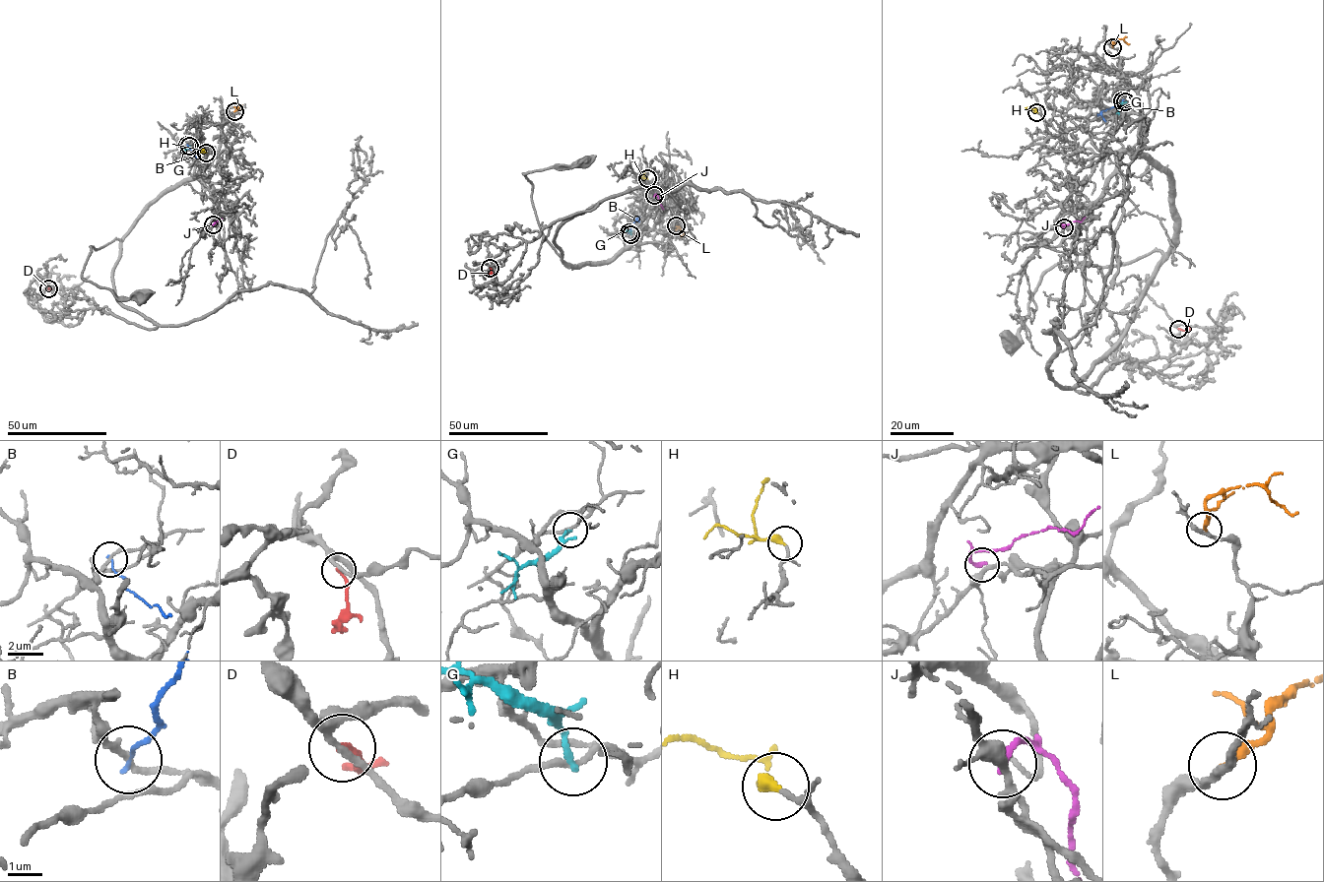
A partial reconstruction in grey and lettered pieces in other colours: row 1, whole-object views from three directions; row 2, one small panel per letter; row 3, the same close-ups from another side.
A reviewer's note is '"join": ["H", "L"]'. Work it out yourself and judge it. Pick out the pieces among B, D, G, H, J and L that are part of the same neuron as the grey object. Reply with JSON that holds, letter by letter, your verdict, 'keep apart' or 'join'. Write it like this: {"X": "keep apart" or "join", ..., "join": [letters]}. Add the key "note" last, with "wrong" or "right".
{"B": "keep apart", "D": "keep apart", "G": "keep apart", "H": "join", "J": "keep apart", "L": "join", "join": ["H", "L"], "note": "right"}

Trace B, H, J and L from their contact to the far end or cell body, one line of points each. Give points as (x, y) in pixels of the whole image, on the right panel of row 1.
B: (1122, 100), (1100, 111), (1105, 121)
H: (1036, 112), (1025, 107)
J: (1064, 227), (1061, 226), (1081, 221), (1085, 217)
L: (1112, 46), (1113, 42), (1120, 38), (1129, 44)

